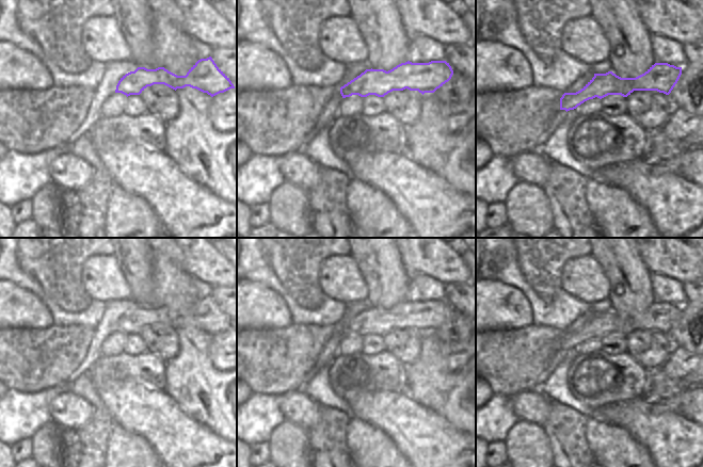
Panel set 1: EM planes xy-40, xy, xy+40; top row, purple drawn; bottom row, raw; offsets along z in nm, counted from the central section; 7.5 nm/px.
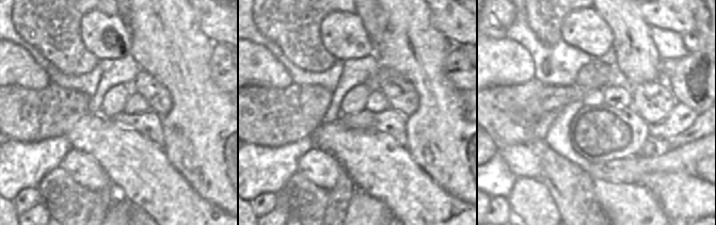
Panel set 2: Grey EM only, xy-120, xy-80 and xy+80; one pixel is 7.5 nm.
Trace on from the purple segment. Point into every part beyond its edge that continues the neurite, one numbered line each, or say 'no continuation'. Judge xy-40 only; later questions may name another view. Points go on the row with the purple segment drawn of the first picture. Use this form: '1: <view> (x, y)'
no continuation

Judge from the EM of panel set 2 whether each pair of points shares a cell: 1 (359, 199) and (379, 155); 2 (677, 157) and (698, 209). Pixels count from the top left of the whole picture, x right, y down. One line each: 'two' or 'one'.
1: two
2: two

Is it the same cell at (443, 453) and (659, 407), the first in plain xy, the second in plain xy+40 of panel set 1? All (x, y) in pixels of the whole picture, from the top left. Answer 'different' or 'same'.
different

